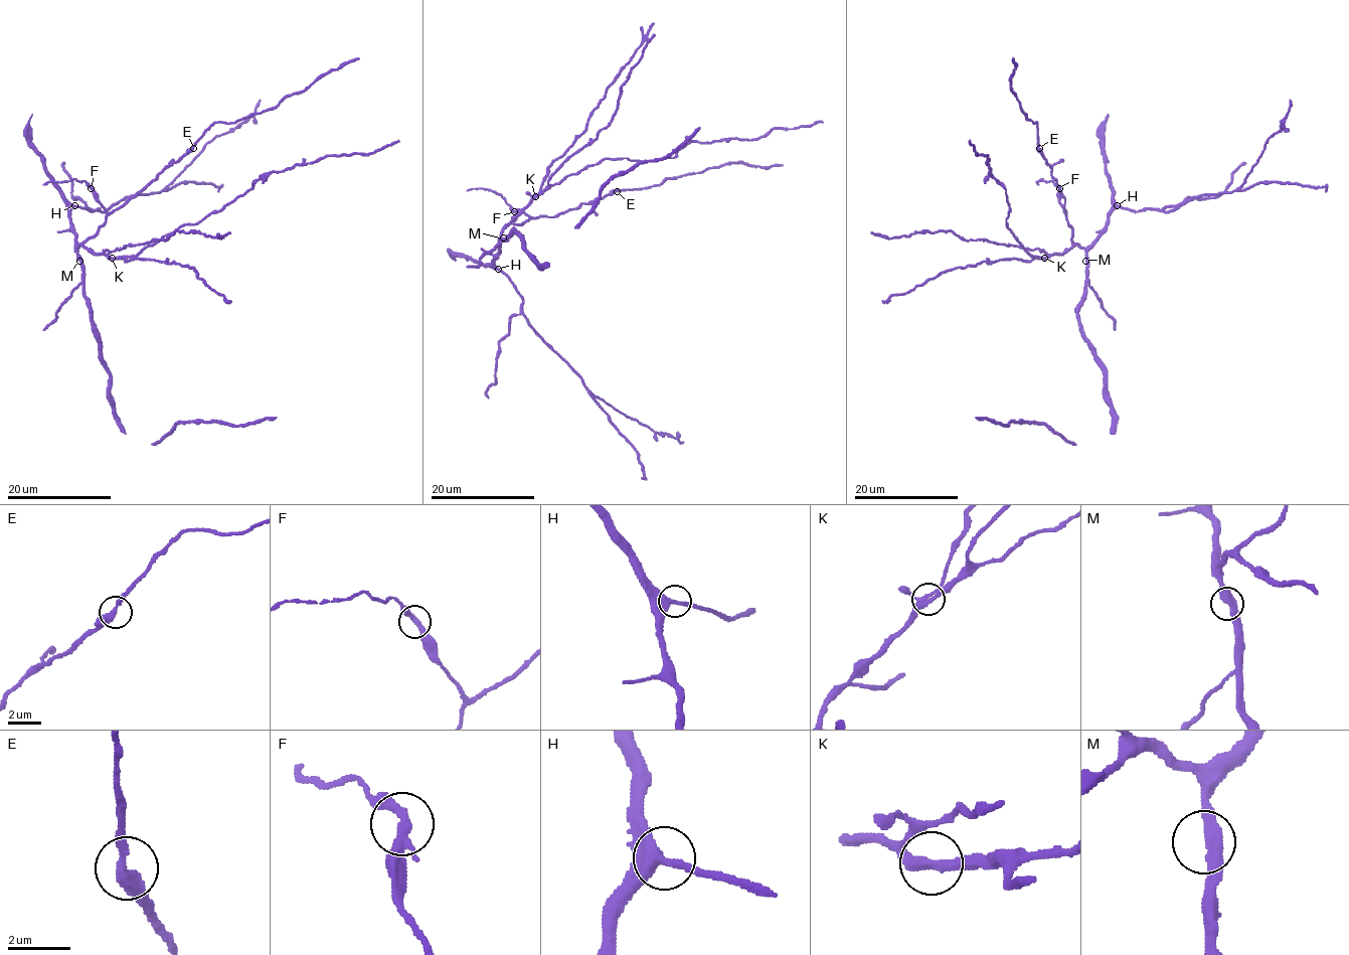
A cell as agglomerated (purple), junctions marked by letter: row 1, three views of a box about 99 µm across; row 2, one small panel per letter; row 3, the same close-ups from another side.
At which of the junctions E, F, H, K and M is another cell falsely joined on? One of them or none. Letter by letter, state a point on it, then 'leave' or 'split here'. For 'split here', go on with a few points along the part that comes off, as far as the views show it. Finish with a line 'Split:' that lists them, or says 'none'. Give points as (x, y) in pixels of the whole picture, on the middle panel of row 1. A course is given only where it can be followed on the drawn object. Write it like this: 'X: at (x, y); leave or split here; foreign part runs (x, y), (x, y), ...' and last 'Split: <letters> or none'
E: at (617, 191); leave
F: at (514, 211); split here; foreign part runs (514, 211), (500, 194), (482, 188), (467, 191)
H: at (498, 269); leave
K: at (535, 196); leave
M: at (503, 237); leave
Split: F

